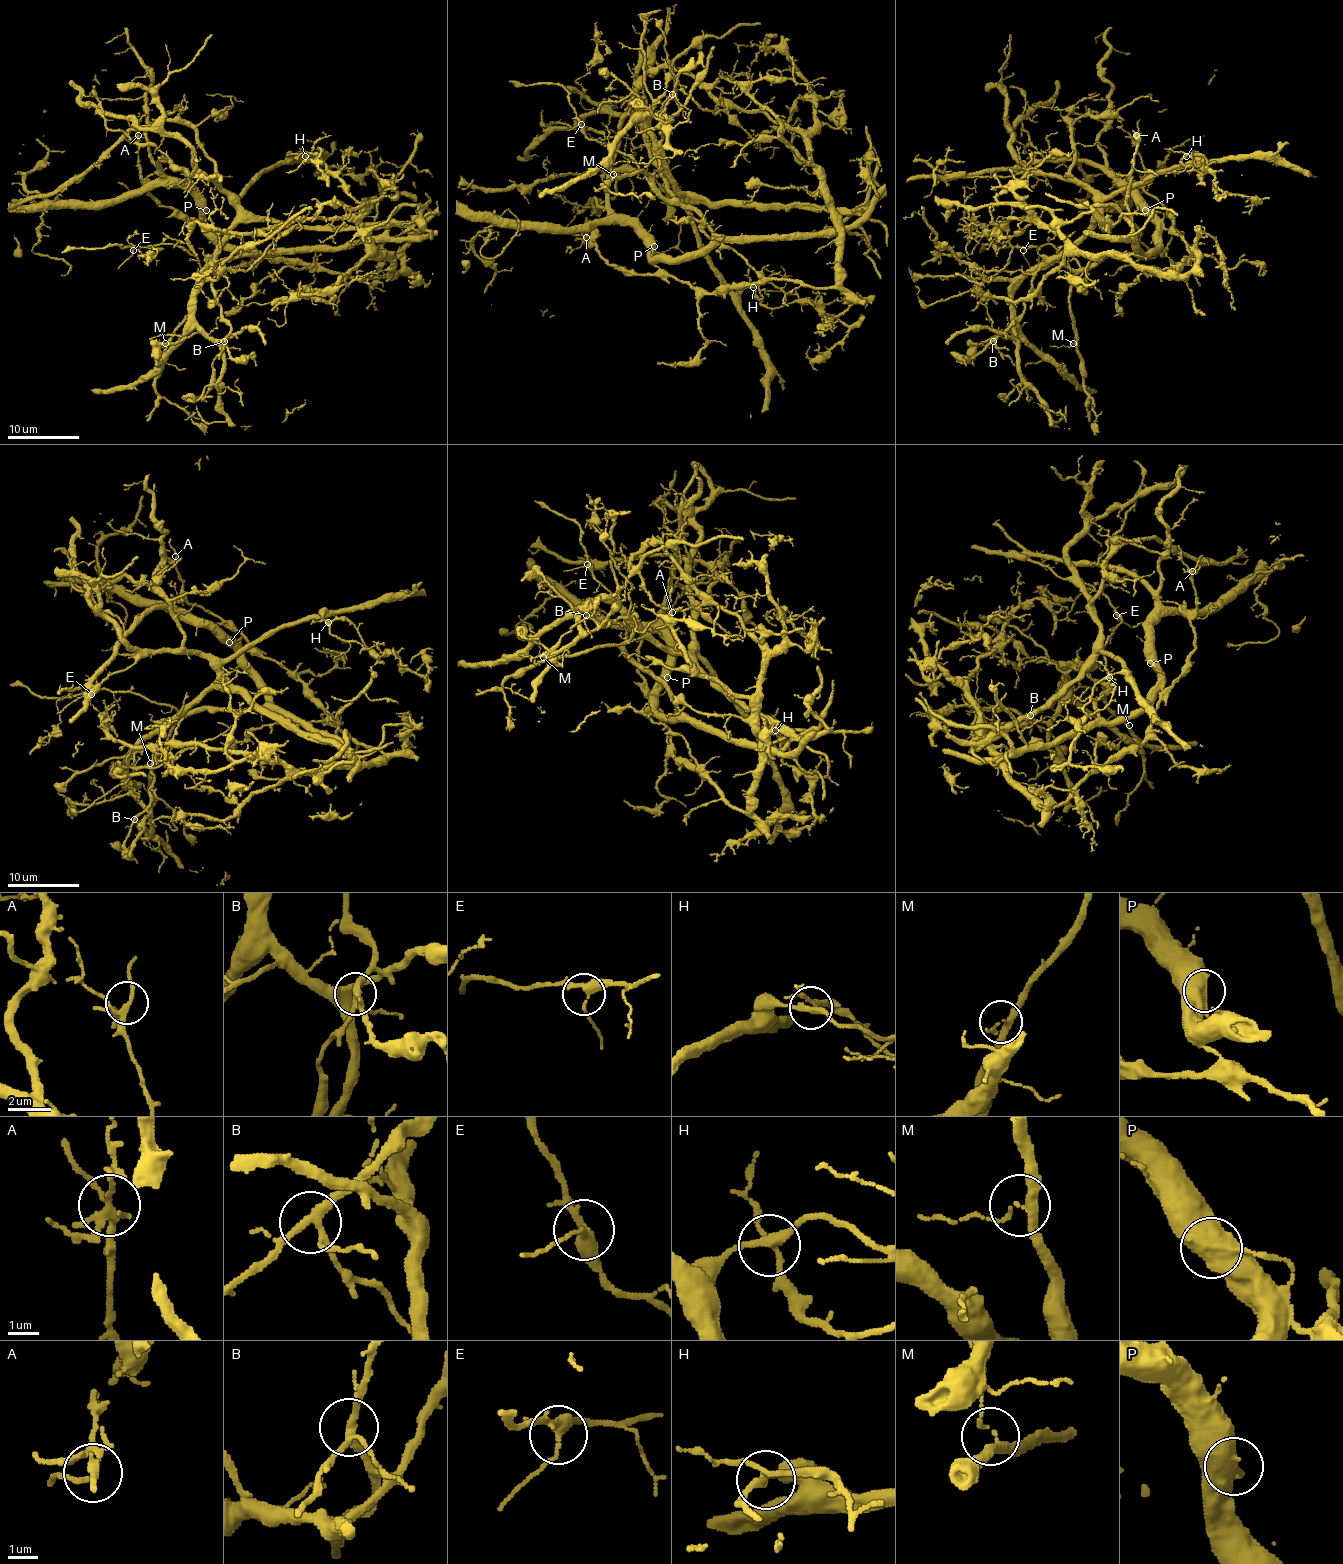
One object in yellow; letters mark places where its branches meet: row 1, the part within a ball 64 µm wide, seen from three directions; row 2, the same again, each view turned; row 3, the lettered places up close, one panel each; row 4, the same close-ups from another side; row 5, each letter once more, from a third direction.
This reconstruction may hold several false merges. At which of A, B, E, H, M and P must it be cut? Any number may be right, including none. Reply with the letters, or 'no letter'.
H, P

